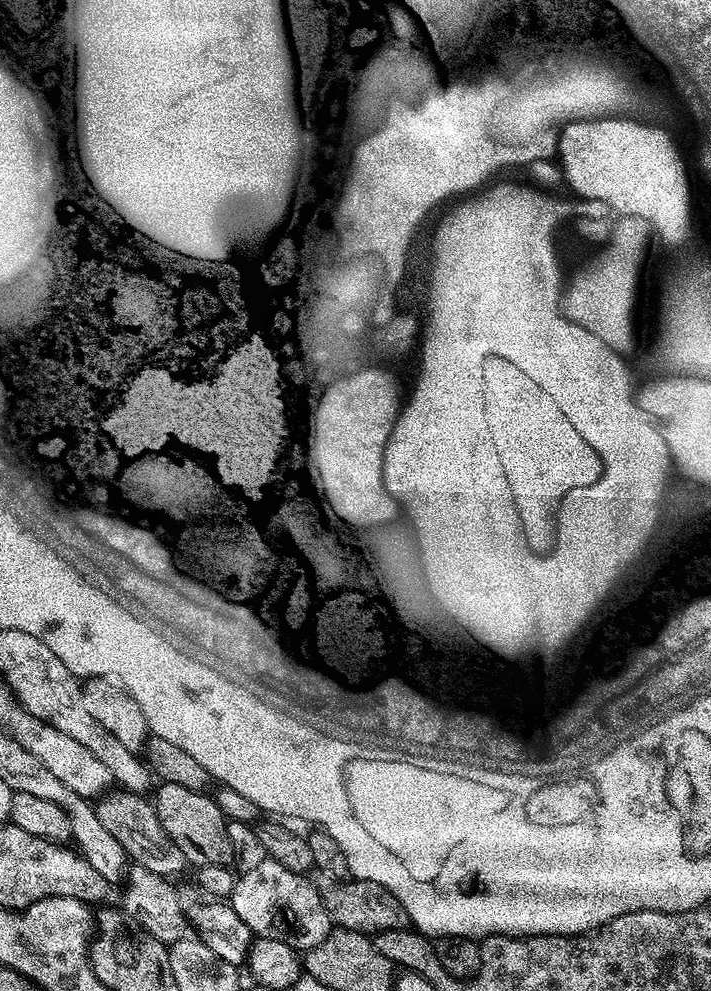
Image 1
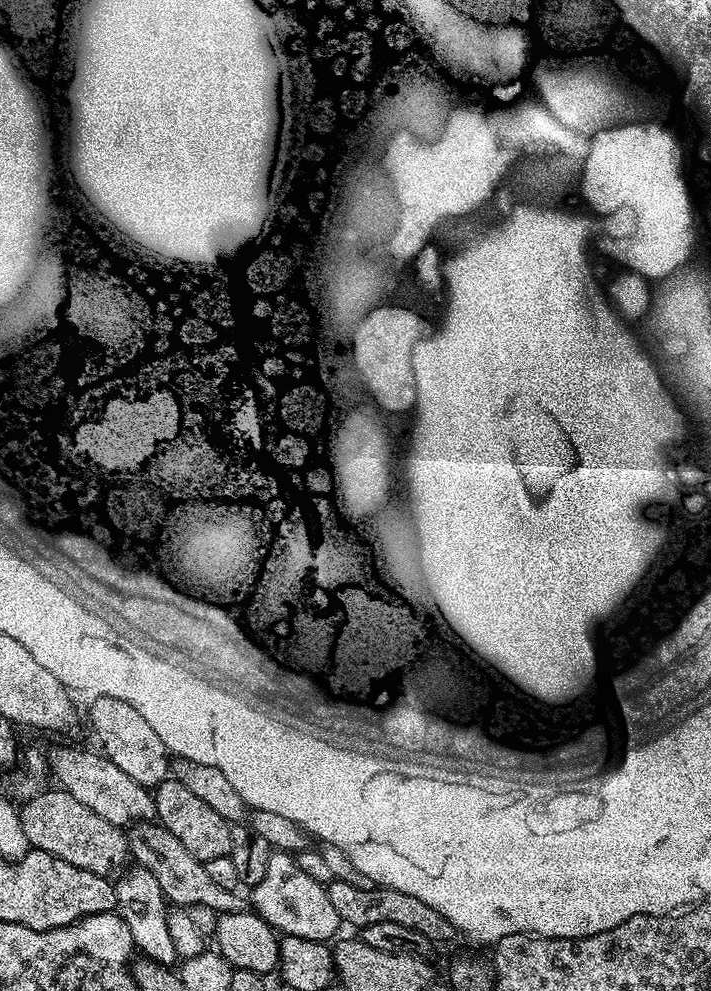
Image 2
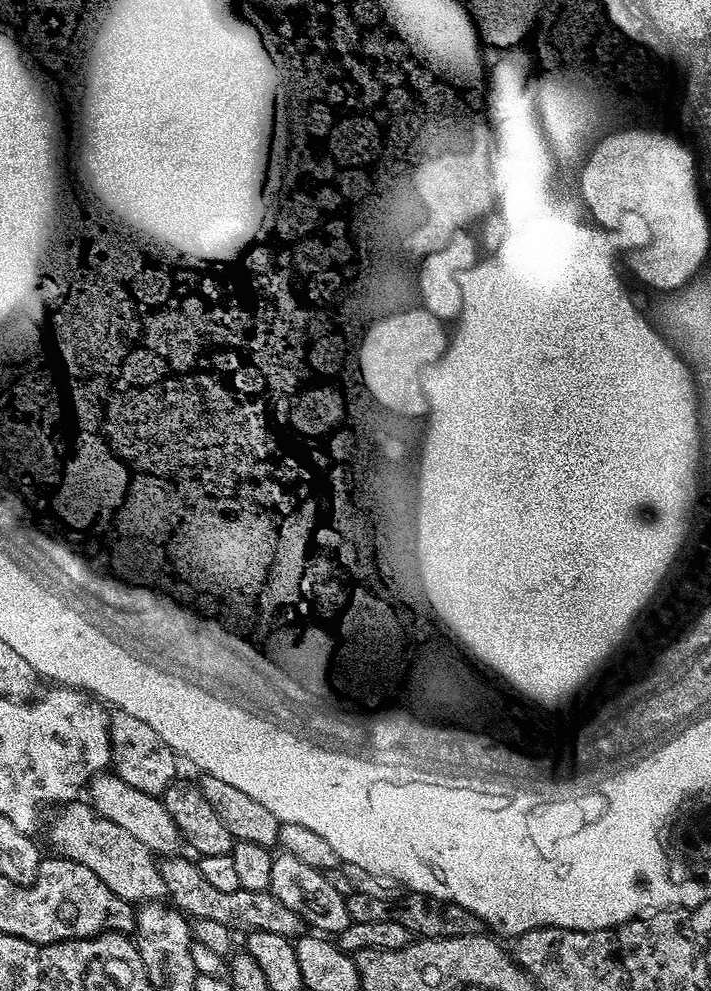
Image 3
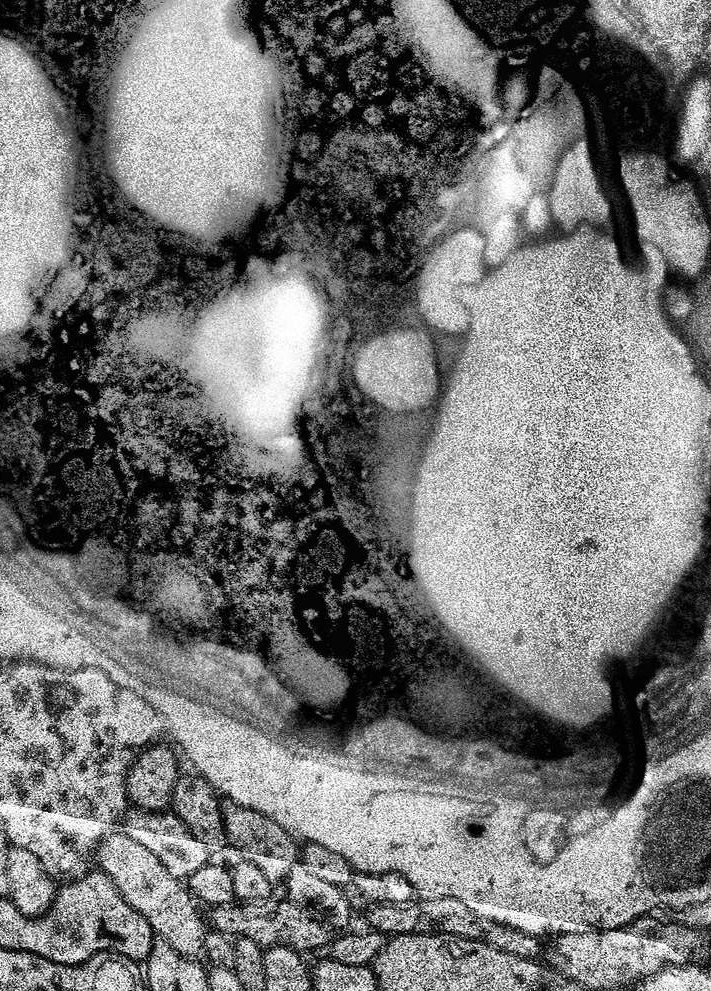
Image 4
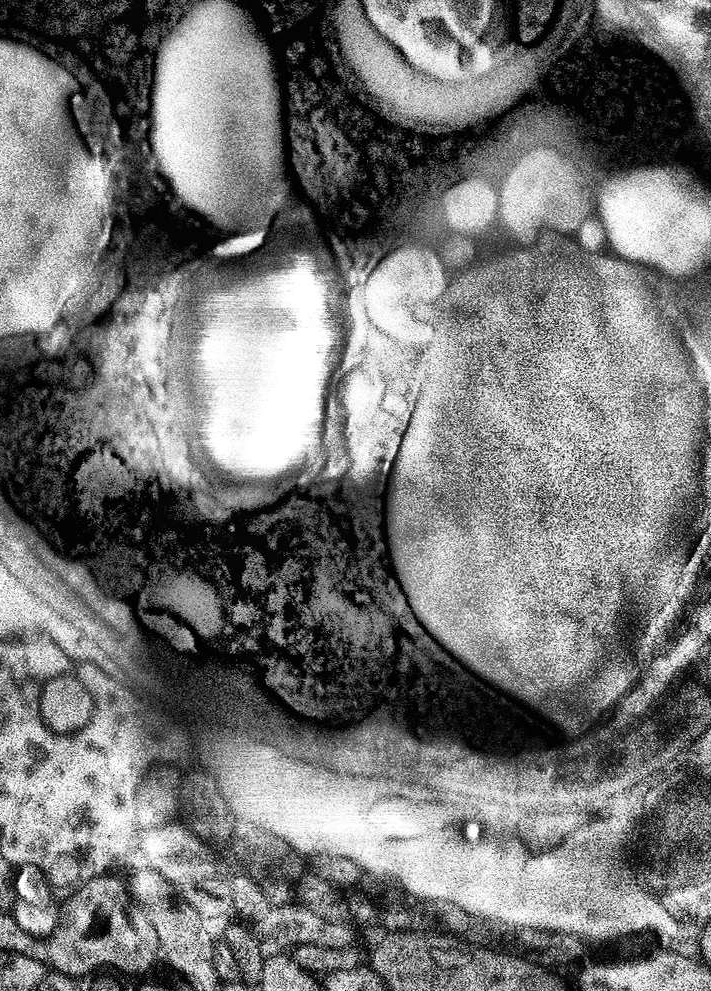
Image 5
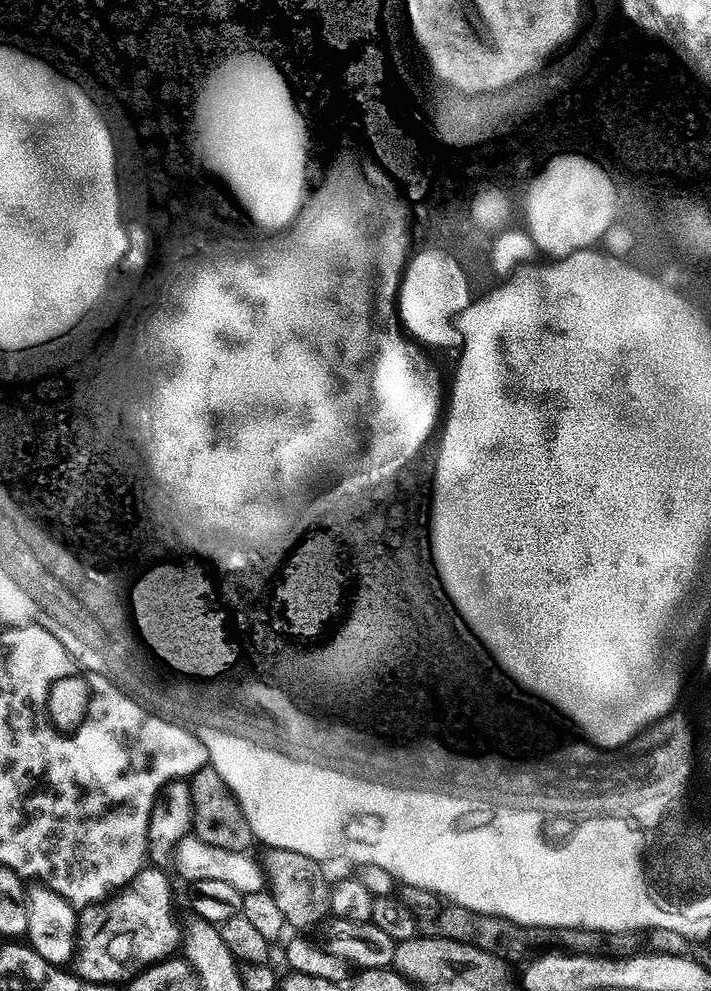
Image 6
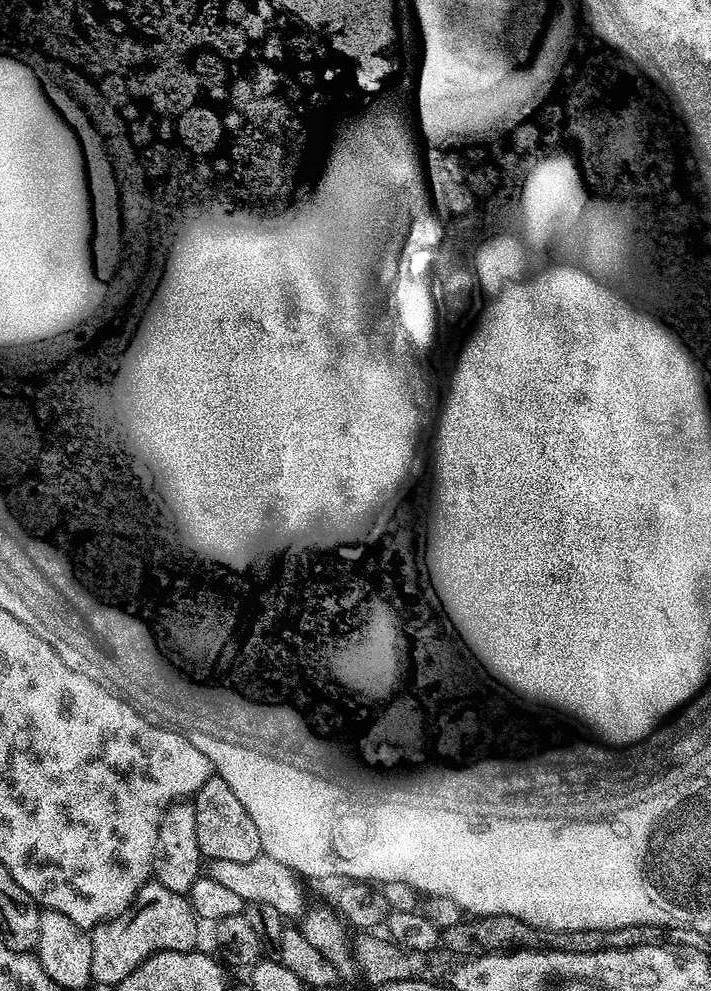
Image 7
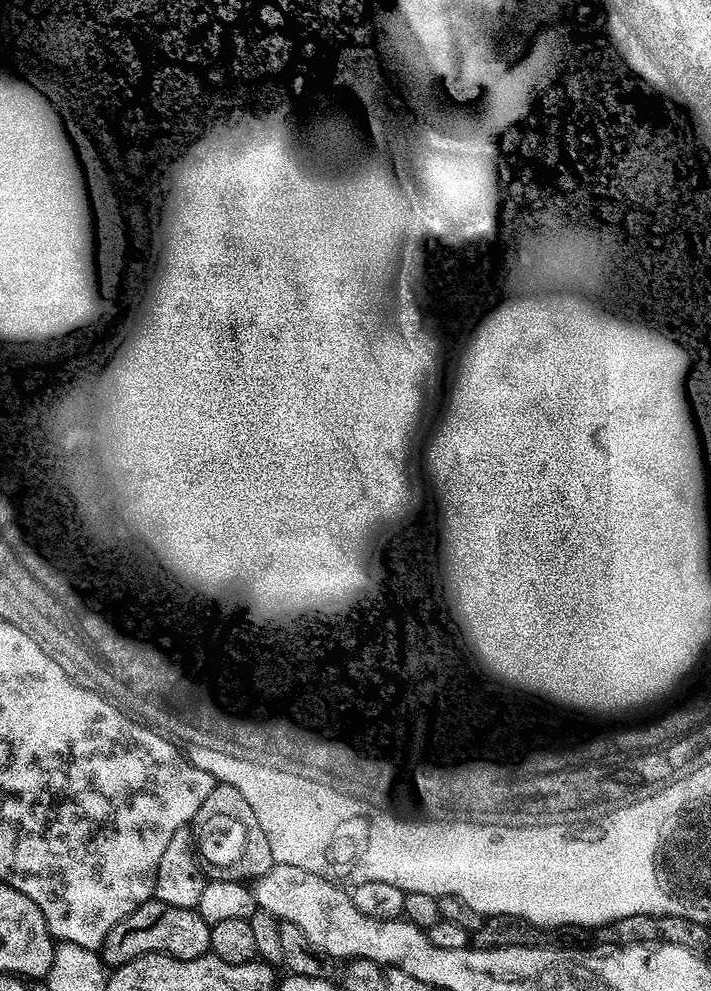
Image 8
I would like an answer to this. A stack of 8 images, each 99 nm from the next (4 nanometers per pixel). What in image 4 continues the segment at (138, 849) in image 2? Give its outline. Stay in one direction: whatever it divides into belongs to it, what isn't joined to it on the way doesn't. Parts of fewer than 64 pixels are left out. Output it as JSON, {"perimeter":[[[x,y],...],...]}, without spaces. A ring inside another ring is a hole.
{"perimeter":[[[271,898],[262,901],[233,902],[217,908],[208,908],[206,920],[213,929],[231,938],[246,938],[258,942],[261,948],[286,946],[301,954],[327,949],[334,932],[319,915],[308,912],[287,898]]]}

